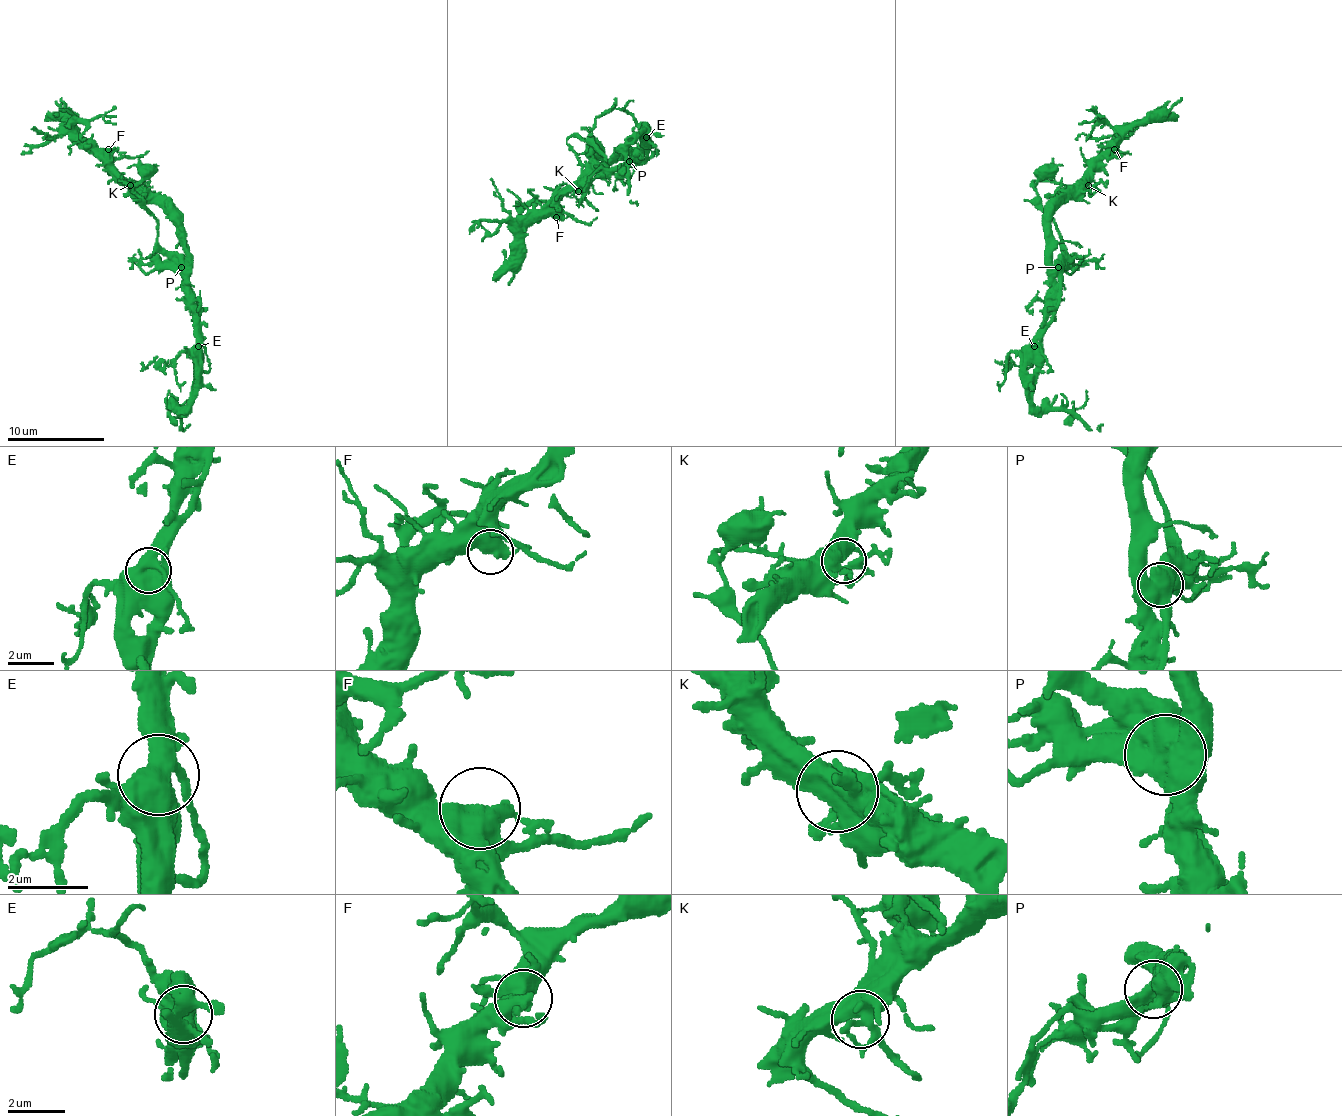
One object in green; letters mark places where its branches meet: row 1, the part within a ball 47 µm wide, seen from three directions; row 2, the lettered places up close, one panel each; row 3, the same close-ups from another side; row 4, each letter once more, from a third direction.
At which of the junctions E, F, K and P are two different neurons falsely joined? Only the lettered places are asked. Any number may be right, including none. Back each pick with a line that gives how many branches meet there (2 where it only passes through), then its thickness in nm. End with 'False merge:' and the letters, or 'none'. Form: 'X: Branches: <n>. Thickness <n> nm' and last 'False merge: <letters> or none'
E: Branches: 3. Thickness 650 nm
P: Branches: 3. Thickness 650 nm
False merge: E, P

